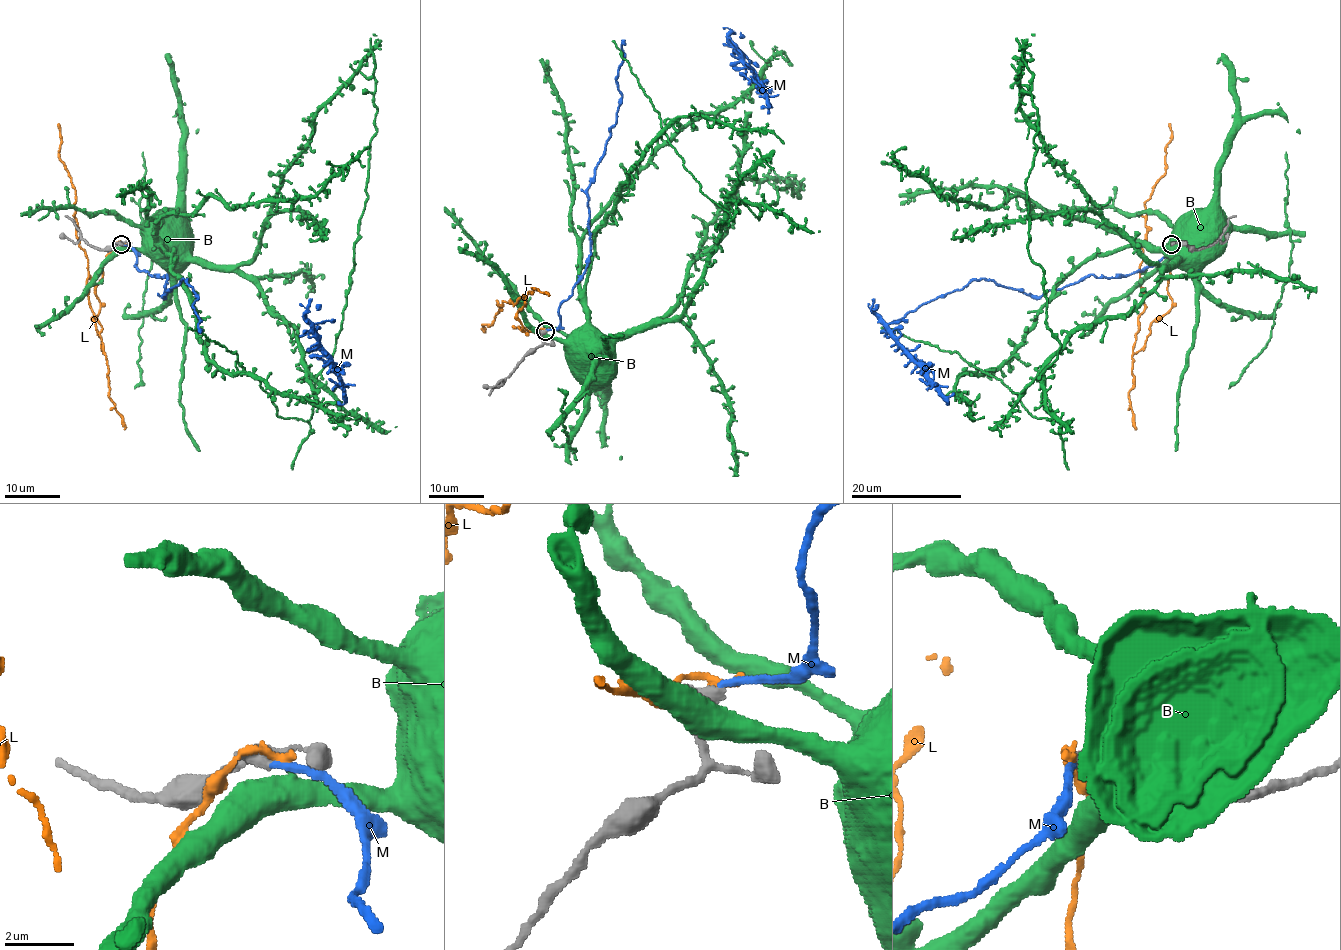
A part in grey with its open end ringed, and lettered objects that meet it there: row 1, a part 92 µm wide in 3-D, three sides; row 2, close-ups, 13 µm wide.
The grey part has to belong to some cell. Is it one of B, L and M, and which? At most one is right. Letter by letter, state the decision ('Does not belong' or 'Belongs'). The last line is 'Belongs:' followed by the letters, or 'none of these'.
B: Does not belong
L: Does not belong
M: Belongs
Belongs: M

